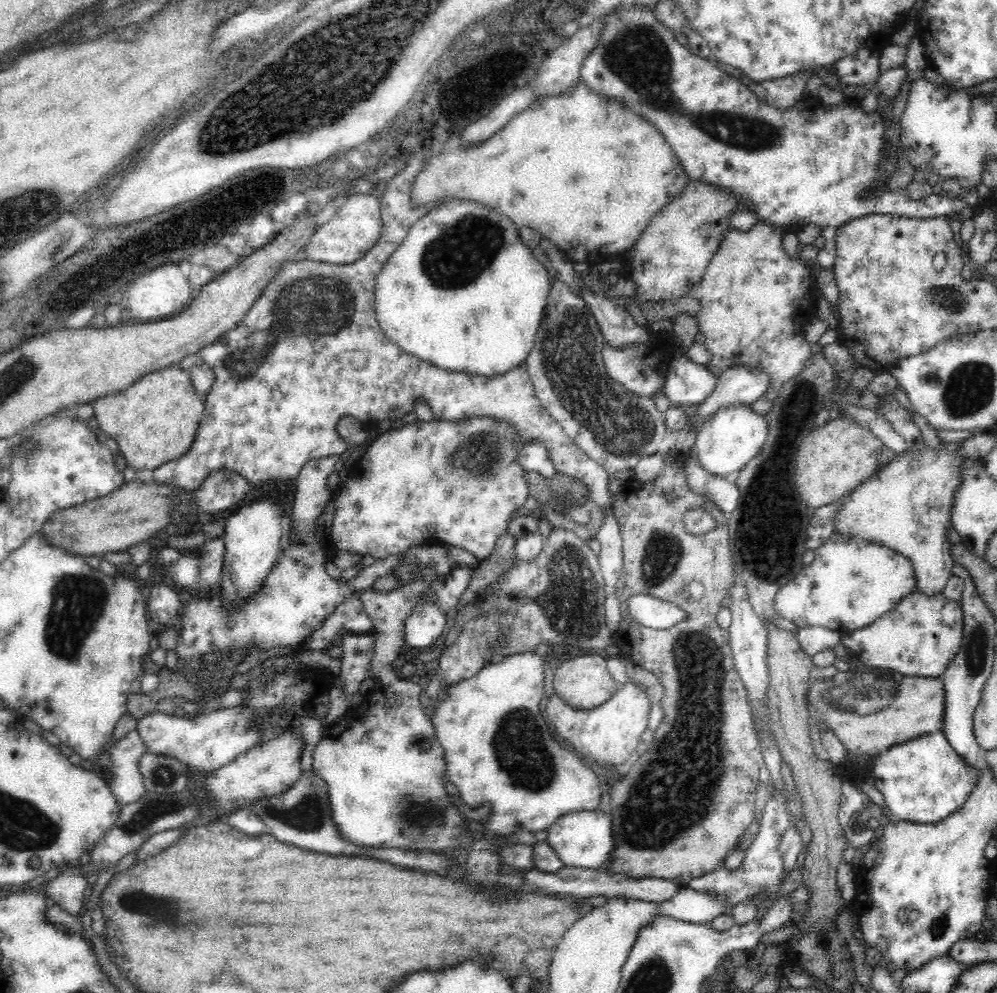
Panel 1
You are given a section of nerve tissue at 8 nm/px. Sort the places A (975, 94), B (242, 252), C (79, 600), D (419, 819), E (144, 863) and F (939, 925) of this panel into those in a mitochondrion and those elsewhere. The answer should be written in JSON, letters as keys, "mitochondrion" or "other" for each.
{"A":"other","B":"other","C":"mitochondrion","D":"mitochondrion","E":"other","F":"mitochondrion"}

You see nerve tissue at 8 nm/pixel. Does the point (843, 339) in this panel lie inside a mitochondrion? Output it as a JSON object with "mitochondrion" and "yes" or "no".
{"mitochondrion":"no"}

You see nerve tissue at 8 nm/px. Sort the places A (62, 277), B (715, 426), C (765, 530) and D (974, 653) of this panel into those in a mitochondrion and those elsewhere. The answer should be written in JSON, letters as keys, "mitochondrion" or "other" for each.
{"A":"other","B":"other","C":"mitochondrion","D":"mitochondrion"}

